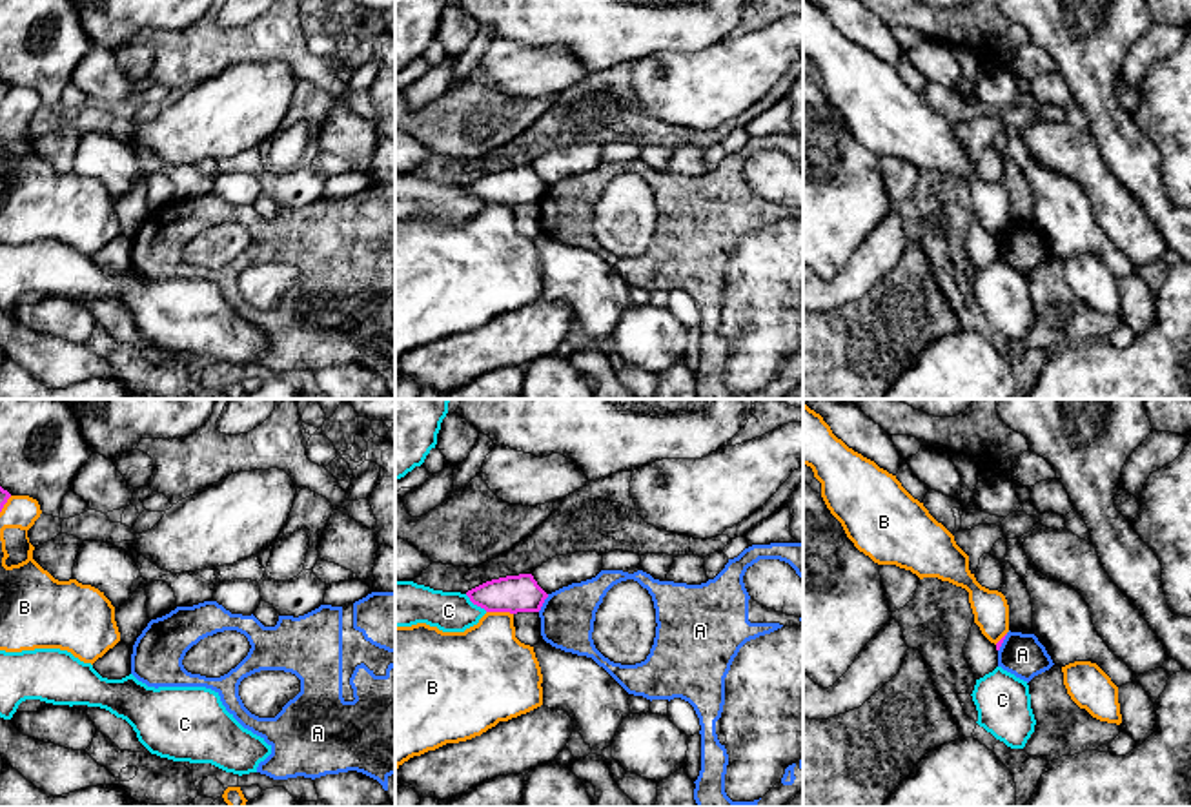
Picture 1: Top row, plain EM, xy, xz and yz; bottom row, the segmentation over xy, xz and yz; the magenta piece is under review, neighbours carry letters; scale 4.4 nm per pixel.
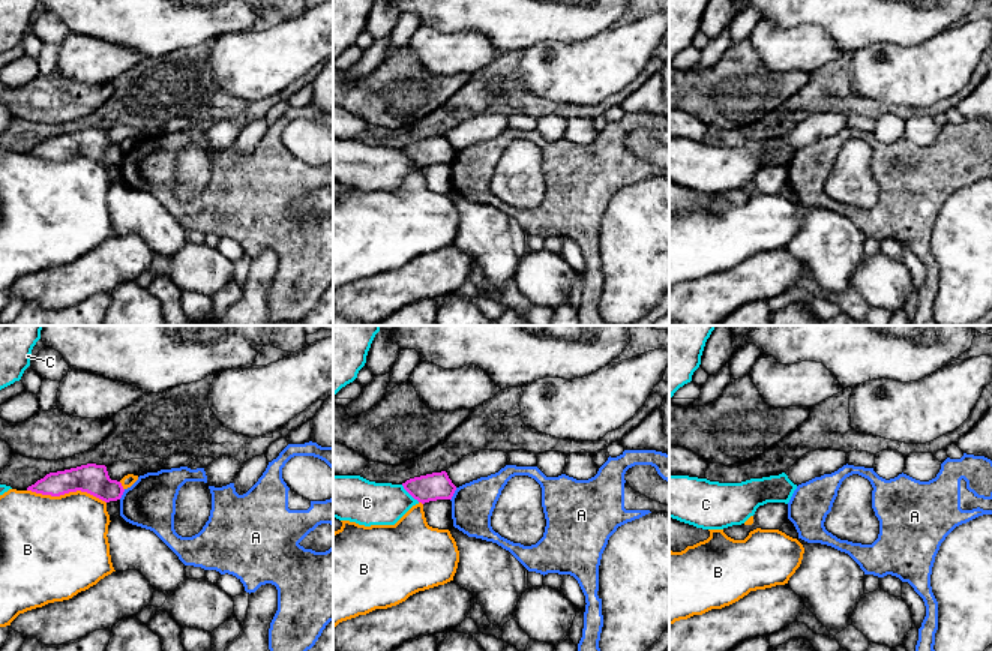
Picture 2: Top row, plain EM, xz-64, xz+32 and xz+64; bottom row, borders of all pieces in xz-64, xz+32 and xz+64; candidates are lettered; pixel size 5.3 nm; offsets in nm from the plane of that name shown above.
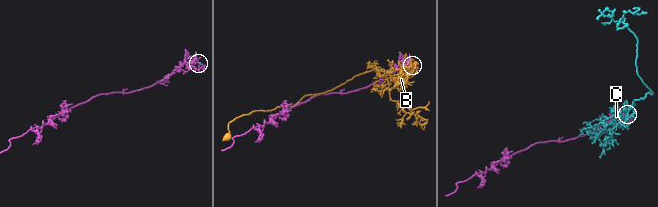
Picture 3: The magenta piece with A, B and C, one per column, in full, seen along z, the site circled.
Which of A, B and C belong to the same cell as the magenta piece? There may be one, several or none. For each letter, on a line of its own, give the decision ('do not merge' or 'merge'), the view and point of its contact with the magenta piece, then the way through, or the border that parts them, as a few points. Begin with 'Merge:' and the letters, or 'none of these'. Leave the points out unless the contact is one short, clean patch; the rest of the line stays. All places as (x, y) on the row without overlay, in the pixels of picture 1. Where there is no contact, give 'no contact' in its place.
Merge: none of these
A: do not merge; meets magenta in xz at (543, 194); border along xz (549, 186), (538, 203)
B: do not merge; meets magenta in xz at (499, 203)
C: do not merge; meets magenta in xz at (476, 195)

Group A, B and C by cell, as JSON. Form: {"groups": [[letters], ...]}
{"groups": [["A"], ["B"], ["C"]]}

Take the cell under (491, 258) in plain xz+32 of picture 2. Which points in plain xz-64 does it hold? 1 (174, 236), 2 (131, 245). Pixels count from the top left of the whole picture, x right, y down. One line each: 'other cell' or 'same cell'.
1: same cell
2: other cell

